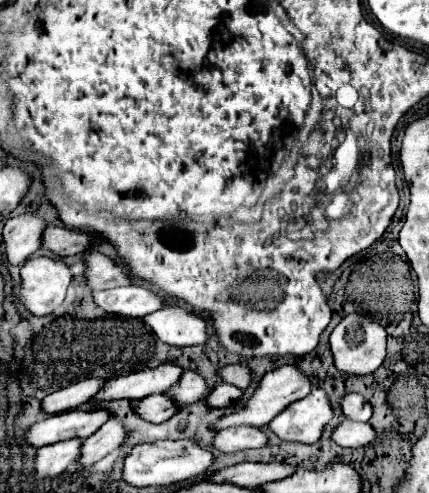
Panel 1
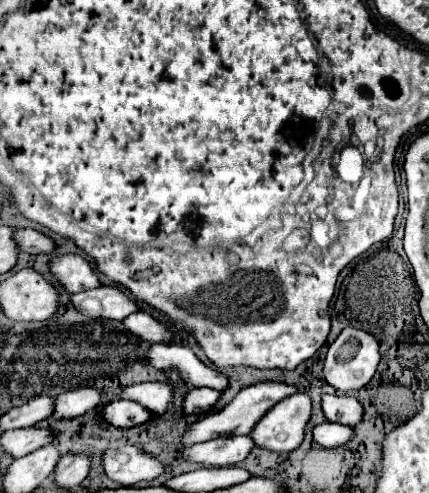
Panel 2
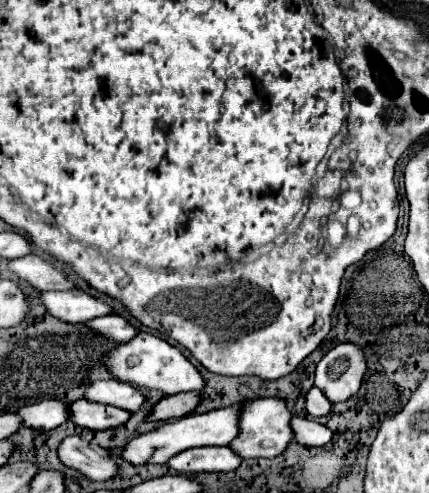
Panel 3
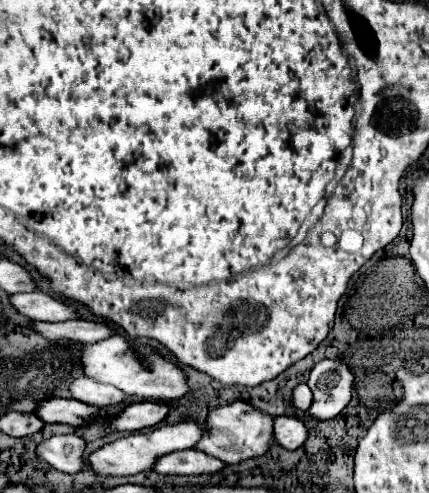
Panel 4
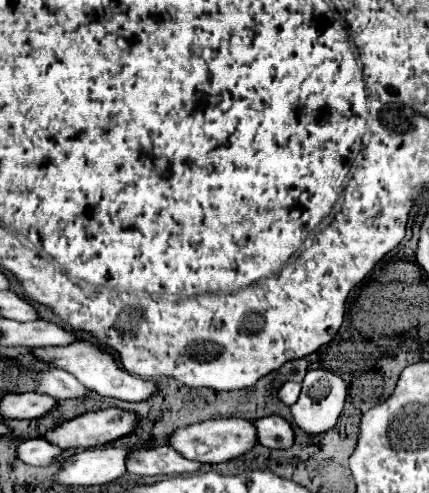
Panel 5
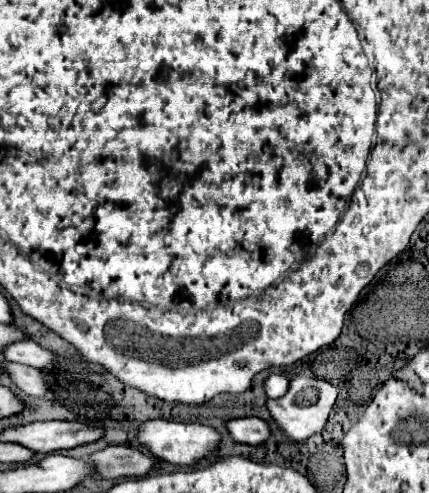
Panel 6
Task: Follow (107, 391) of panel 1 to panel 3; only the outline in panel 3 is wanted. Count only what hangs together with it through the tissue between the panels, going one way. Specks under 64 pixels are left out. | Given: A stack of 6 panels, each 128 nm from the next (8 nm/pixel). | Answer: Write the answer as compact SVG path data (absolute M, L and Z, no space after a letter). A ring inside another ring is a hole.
M44 400L26 408L20 408L20 416L24 418L24 426L52 430L68 420L68 402L64 400Z

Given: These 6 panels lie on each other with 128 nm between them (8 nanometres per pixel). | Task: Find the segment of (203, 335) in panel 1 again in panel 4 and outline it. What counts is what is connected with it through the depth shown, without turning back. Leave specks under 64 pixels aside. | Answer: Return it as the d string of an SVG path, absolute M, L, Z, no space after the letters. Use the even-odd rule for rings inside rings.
M66 320L66 322L34 322L32 328L36 332L40 332L42 336L46 336L48 340L74 340L74 342L84 342L84 344L92 344L92 342L100 342L108 336L116 334L116 328L112 328L106 322L92 322L92 320Z

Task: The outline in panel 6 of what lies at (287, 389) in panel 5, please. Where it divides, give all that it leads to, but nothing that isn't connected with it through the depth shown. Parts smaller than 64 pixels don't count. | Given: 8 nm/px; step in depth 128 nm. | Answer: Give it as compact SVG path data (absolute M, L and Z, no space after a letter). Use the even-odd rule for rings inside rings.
M272 374L272 376L264 382L264 386L266 386L268 398L278 398L278 396L284 396L284 394L288 392L290 382L288 382L288 378L282 376L282 374Z

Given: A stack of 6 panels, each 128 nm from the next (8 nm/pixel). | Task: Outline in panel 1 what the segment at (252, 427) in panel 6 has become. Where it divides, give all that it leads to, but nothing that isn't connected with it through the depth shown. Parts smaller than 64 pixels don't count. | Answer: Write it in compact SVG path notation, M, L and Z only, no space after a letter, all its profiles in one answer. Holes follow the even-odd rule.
M344 420L334 430L332 440L344 448L364 448L364 444L372 444L372 440L376 440L376 430L368 422Z

